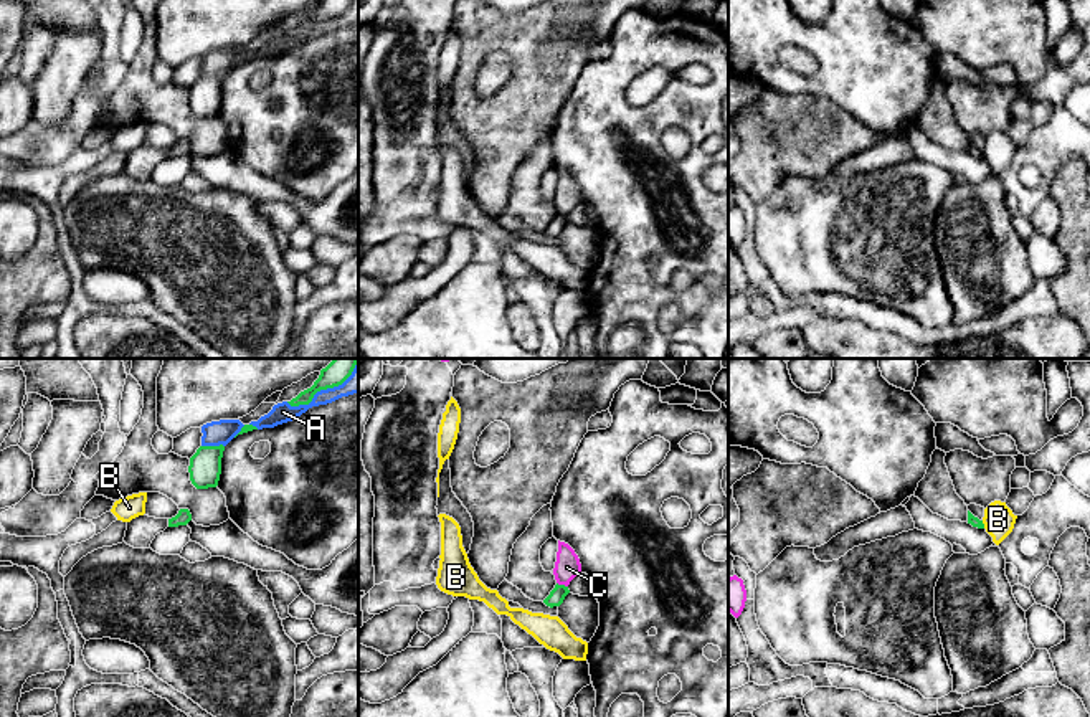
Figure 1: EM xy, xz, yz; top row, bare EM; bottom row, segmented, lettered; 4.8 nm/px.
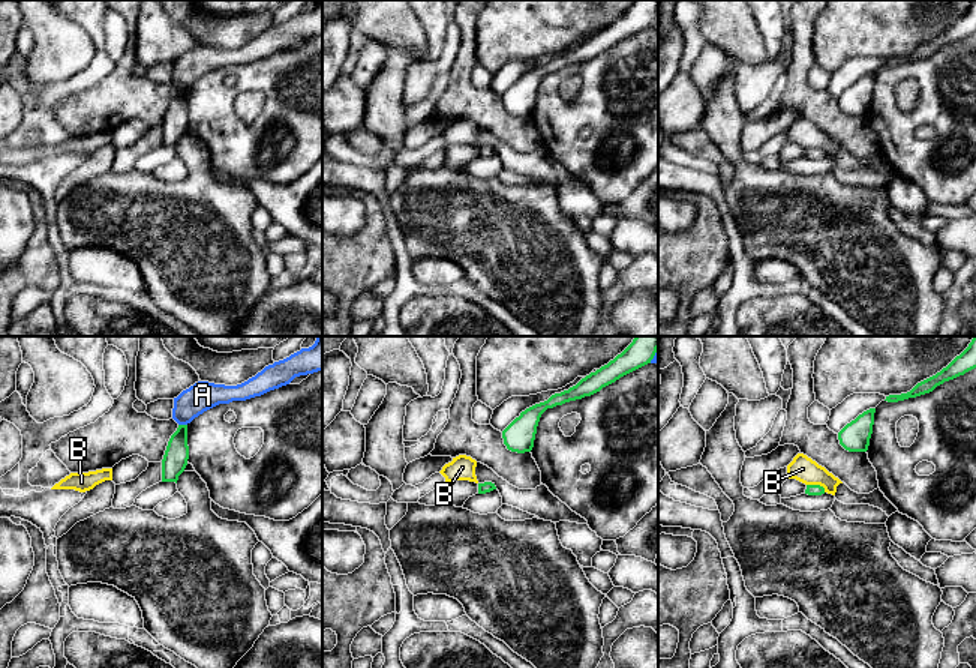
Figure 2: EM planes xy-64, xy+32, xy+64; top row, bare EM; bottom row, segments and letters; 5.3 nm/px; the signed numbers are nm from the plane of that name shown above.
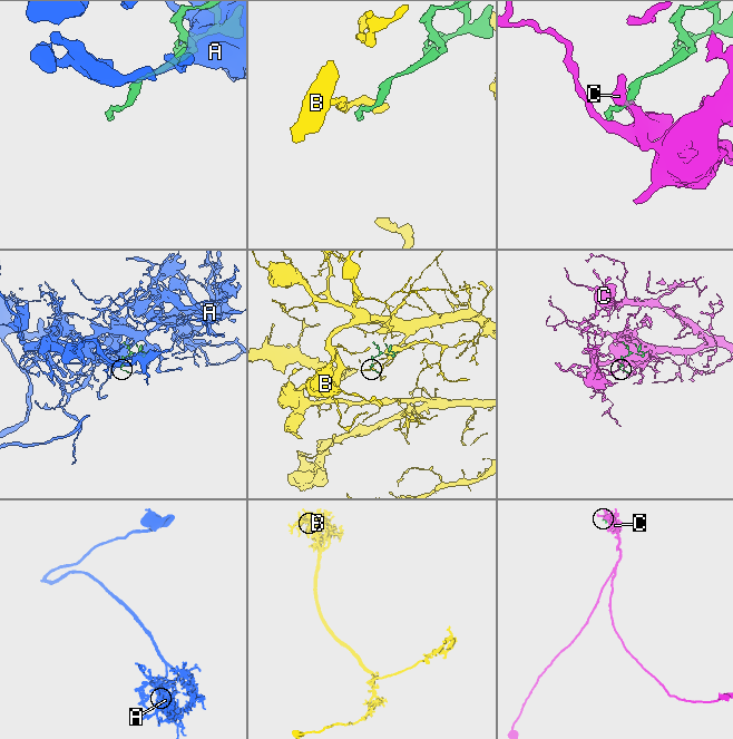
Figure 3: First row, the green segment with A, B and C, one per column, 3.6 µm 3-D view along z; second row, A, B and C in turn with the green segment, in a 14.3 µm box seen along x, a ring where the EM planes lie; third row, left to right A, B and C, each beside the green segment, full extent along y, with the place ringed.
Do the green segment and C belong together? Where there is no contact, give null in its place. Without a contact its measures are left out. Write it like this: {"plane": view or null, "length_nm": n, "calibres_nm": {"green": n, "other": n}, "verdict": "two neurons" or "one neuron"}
{"plane": "xz", "length_nm": 60, "calibres_nm": {"green": 80, "other": 120}, "verdict": "two neurons"}

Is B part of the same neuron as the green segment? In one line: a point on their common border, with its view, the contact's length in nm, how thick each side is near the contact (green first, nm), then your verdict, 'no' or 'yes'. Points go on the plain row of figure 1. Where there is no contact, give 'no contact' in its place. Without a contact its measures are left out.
yz (983, 154) | 40 nm | 50/150 nm | no

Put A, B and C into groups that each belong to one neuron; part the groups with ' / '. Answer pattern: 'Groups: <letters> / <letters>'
Groups: A / B / C

